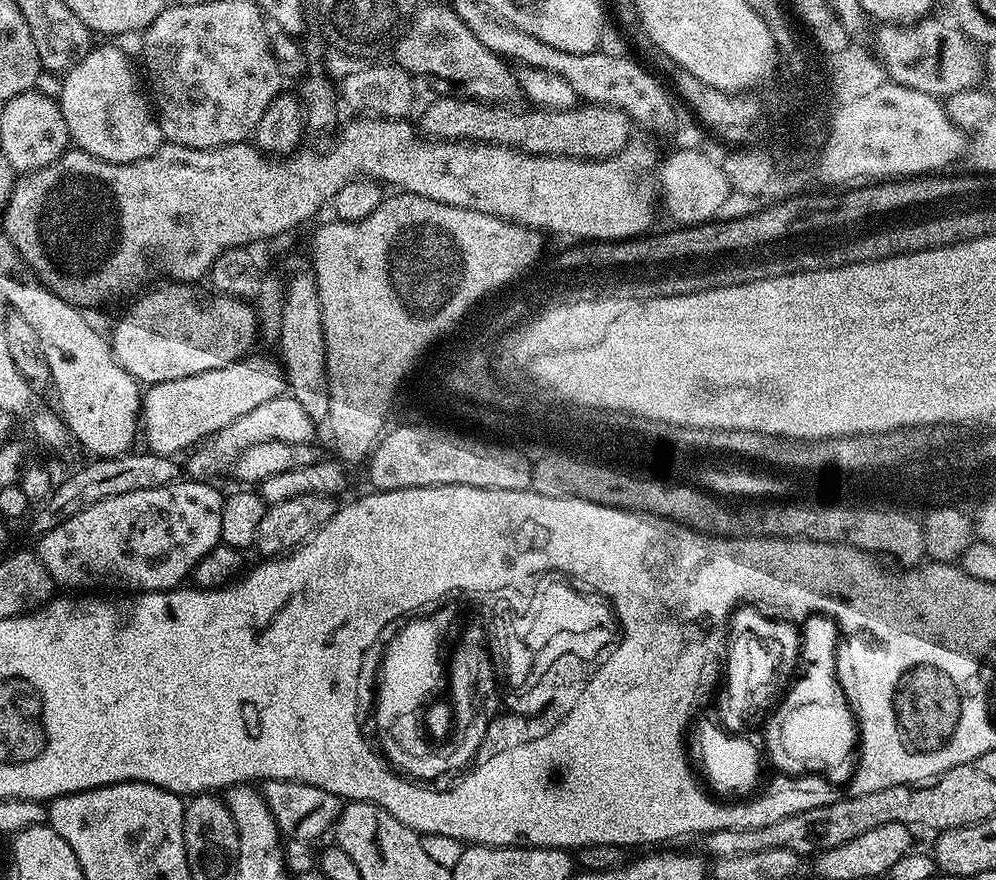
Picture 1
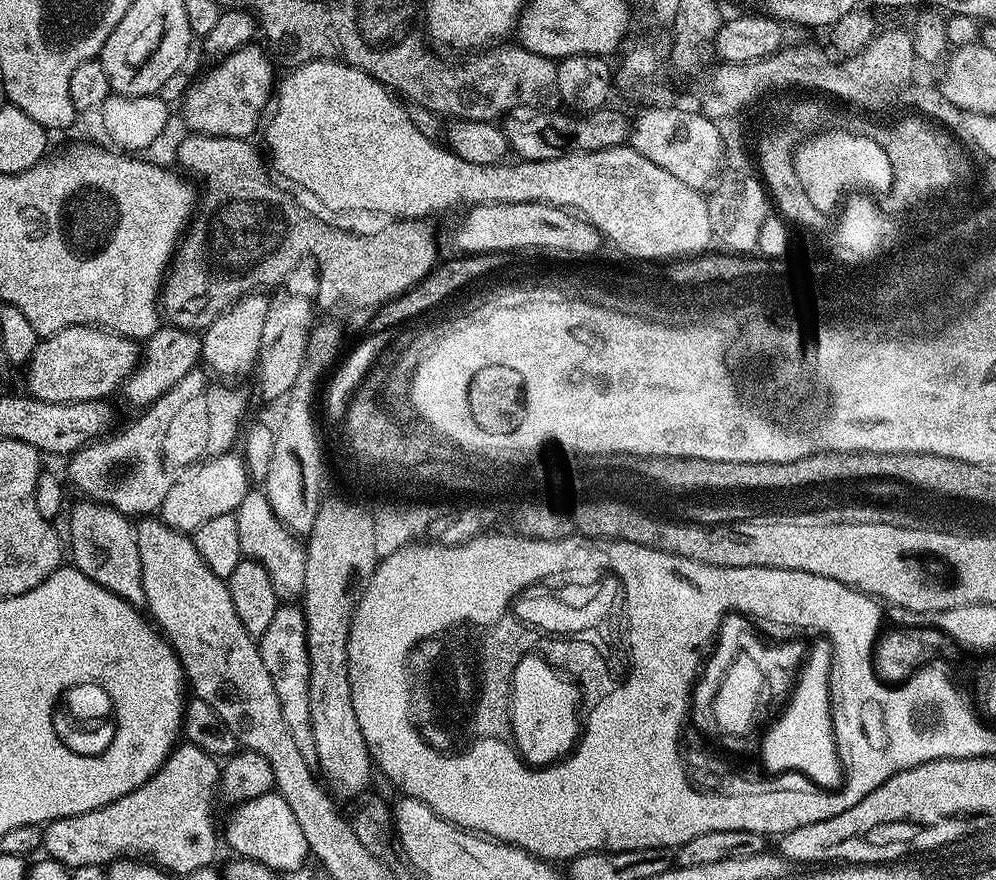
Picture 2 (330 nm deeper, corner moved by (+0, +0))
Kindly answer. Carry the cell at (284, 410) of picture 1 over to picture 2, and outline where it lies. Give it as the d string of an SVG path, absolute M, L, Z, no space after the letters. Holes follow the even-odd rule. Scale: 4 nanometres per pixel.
M229 450L222 456L207 457L181 472L160 503L159 519L182 533L192 534L198 526L202 526L202 522L210 522L210 518L235 513L242 498L246 498L250 491L250 477L243 455L236 453L235 456L234 453Z

